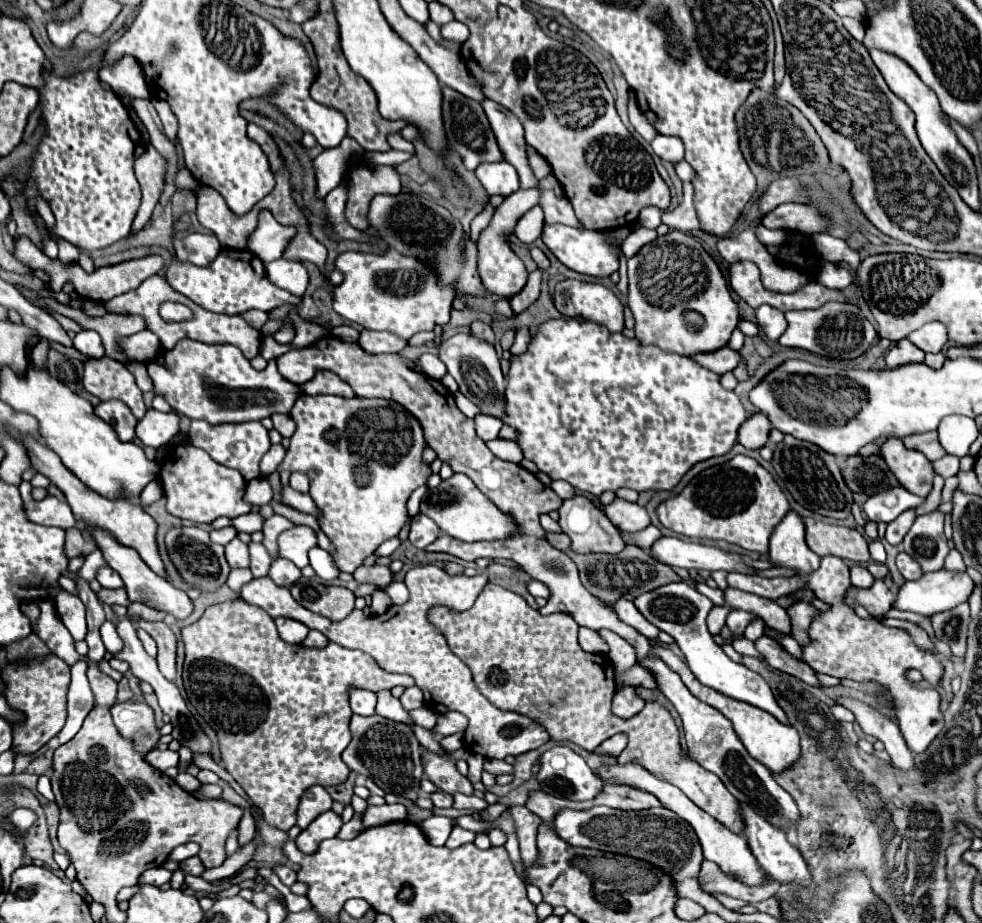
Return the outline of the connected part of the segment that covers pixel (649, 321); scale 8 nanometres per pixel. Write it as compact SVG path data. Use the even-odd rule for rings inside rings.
M685 233L663 235L655 241L643 245L629 261L629 309L635 317L635 337L641 345L657 345L665 351L679 353L683 357L693 357L697 353L717 351L725 347L731 339L733 329L739 323L737 303L731 299L727 281L719 271L717 263L703 251L703 247L693 239L693 251L687 245L675 245L677 241L685 243ZM707 293L707 311L669 311L677 303L705 295Z

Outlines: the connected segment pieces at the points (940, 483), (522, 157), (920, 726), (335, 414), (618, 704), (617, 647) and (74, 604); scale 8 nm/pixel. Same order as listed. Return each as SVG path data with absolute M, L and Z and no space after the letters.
M935 473L933 478L933 487L926 498L925 503L917 507L916 516L927 514L937 509L942 503L941 493L944 487L945 480L939 474Z
M485 99L483 101L483 109L489 117L489 123L491 123L491 129L497 137L497 143L505 155L505 161L509 161L517 173L519 173L519 179L521 179L521 187L537 187L537 179L529 167L529 161L527 161L527 143L523 139L523 125L519 123L519 119L503 109L499 103L491 101L491 99Z
M831 555L823 557L819 569L813 571L809 577L767 579L759 575L751 577L751 575L741 575L741 573L729 573L727 583L729 587L735 587L735 589L741 589L745 593L753 593L765 599L779 599L799 589L813 591L813 595L821 599L823 603L827 603L829 609L821 611L821 615L817 615L817 619L811 621L811 627L807 631L811 643L801 645L803 661L813 671L823 673L823 675L831 675L837 679L853 679L861 683L875 681L877 685L881 685L893 699L897 725L913 753L923 753L929 747L929 743L939 735L939 731L943 729L943 715L939 711L937 689L935 687L919 689L915 683L911 683L905 677L909 669L917 669L923 673L923 677L929 683L935 685L937 681L941 681L943 667L937 655L923 653L913 643L913 639L901 629L885 627L877 619L861 619L859 615L855 615L855 611L845 603L845 593L851 583L849 583L849 567L845 565L843 559L831 557Z
M301 395L291 411L291 417L297 423L297 433L291 437L291 445L281 469L303 471L309 475L309 493L321 511L317 523L335 547L335 553L331 553L333 563L339 571L353 573L369 555L377 551L383 541L399 535L401 527L407 523L405 505L409 495L417 487L425 485L427 477L431 475L431 469L421 463L421 455L427 447L423 429L409 411L387 399Z
M623 687L615 693L613 697L613 713L617 717L623 717L623 719L631 719L633 715L637 715L641 709L643 709L643 699L637 697L635 689L633 687Z
M599 631L599 633L601 633L601 637L607 641L607 645L611 649L609 659L615 665L617 673L625 673L629 667L635 665L637 653L629 643L625 643L625 639L621 639L619 635L615 635L611 631Z
M59 591L55 597L51 597L57 605L57 613L61 617L63 624L71 633L73 639L81 641L85 639L87 633L87 623L85 623L85 607L77 595L71 595L67 591Z

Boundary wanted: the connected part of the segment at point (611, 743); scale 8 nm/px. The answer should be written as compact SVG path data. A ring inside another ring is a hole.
M619 733L599 745L599 753L609 753L609 755L619 755L628 743L628 738L625 733Z

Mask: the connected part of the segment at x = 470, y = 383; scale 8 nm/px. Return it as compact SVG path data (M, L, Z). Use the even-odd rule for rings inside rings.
M457 333L445 341L439 343L439 359L447 365L449 375L457 381L459 391L481 407L483 413L493 417L503 417L503 405L505 405L505 377L499 367L499 357L495 353L495 347L487 343L485 339L479 339L471 333Z

